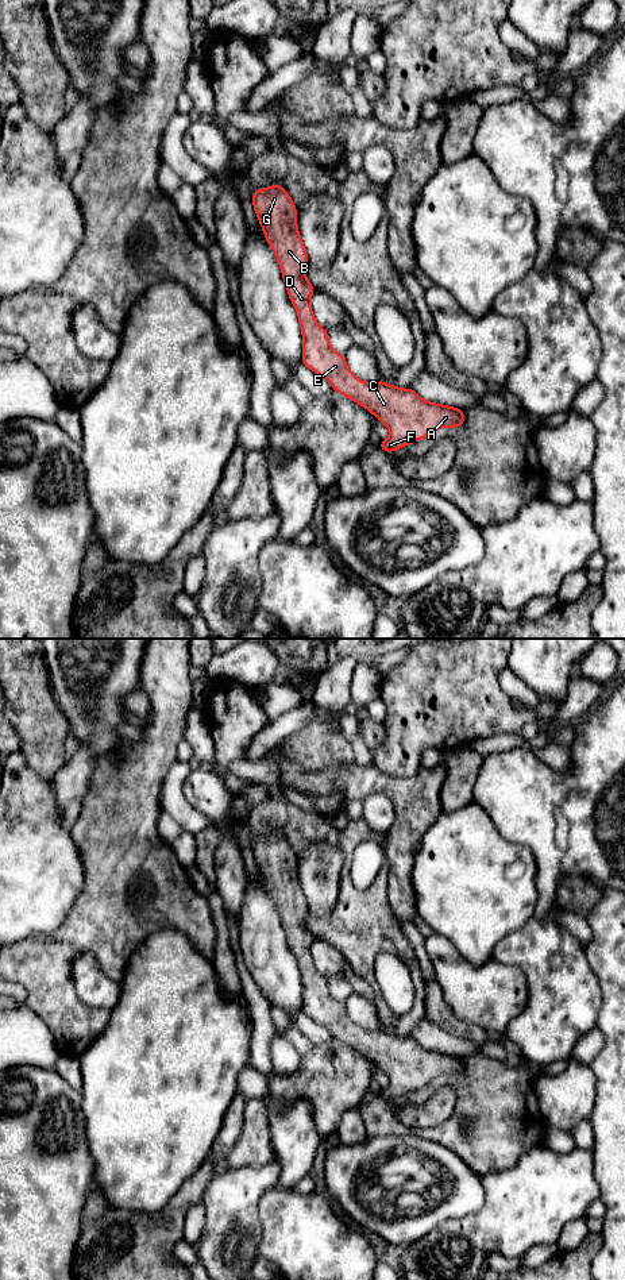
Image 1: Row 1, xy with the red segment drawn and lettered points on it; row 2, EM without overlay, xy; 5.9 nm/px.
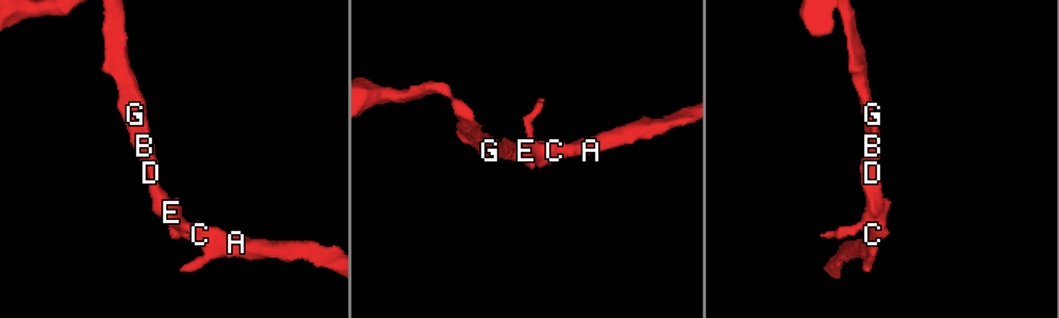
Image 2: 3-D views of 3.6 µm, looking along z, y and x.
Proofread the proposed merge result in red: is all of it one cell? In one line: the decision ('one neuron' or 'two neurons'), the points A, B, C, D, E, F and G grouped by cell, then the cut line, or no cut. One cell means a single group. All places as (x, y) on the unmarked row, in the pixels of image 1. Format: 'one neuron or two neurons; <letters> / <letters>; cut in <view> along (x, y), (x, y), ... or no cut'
one neuron; A B C D E F G; no cut

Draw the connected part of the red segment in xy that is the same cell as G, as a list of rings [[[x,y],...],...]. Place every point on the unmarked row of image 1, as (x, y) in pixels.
[[[279,832],[255,837],[252,853],[298,961],[304,987],[302,1013],[324,1025],[332,1038],[362,1053],[389,1076],[390,1086],[379,1090],[379,1096],[394,1100],[437,1076],[462,1075],[462,1057],[427,1050],[412,1036],[401,1037],[382,1028],[363,1030],[348,1018],[346,1005],[331,995],[328,980],[312,961],[310,945],[316,937],[305,925],[309,909],[297,875],[297,857],[289,841]]]

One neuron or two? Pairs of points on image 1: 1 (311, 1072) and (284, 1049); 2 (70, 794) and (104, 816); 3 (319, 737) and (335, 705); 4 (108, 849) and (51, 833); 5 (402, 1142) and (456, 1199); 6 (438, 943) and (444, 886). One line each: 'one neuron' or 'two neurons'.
1: two neurons
2: two neurons
3: two neurons
4: two neurons
5: one neuron
6: two neurons

